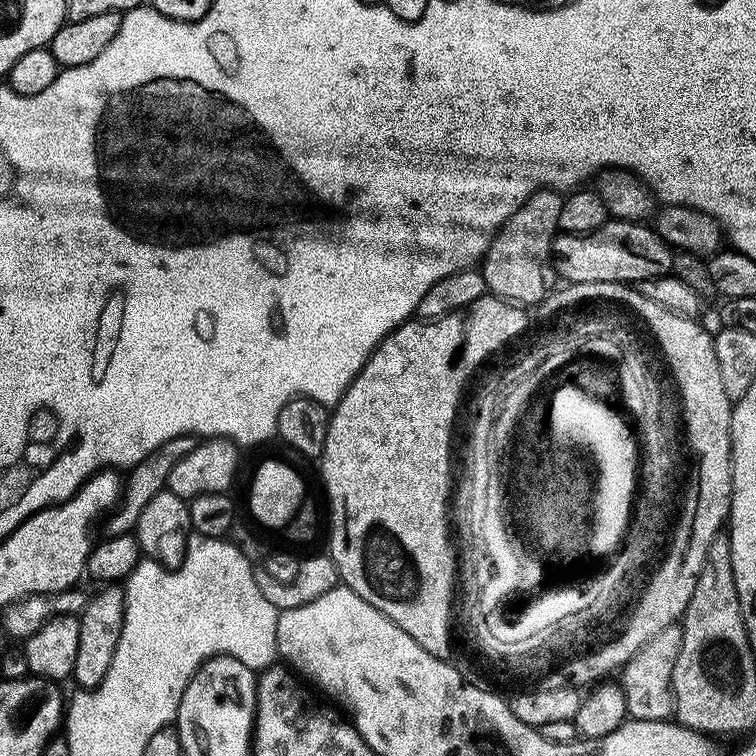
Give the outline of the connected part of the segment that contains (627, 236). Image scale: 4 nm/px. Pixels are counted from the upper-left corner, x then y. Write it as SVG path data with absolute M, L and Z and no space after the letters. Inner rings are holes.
M609 222L595 236L556 237L556 271L568 284L627 284L639 286L646 280L673 275L677 253L662 239L655 227Z

